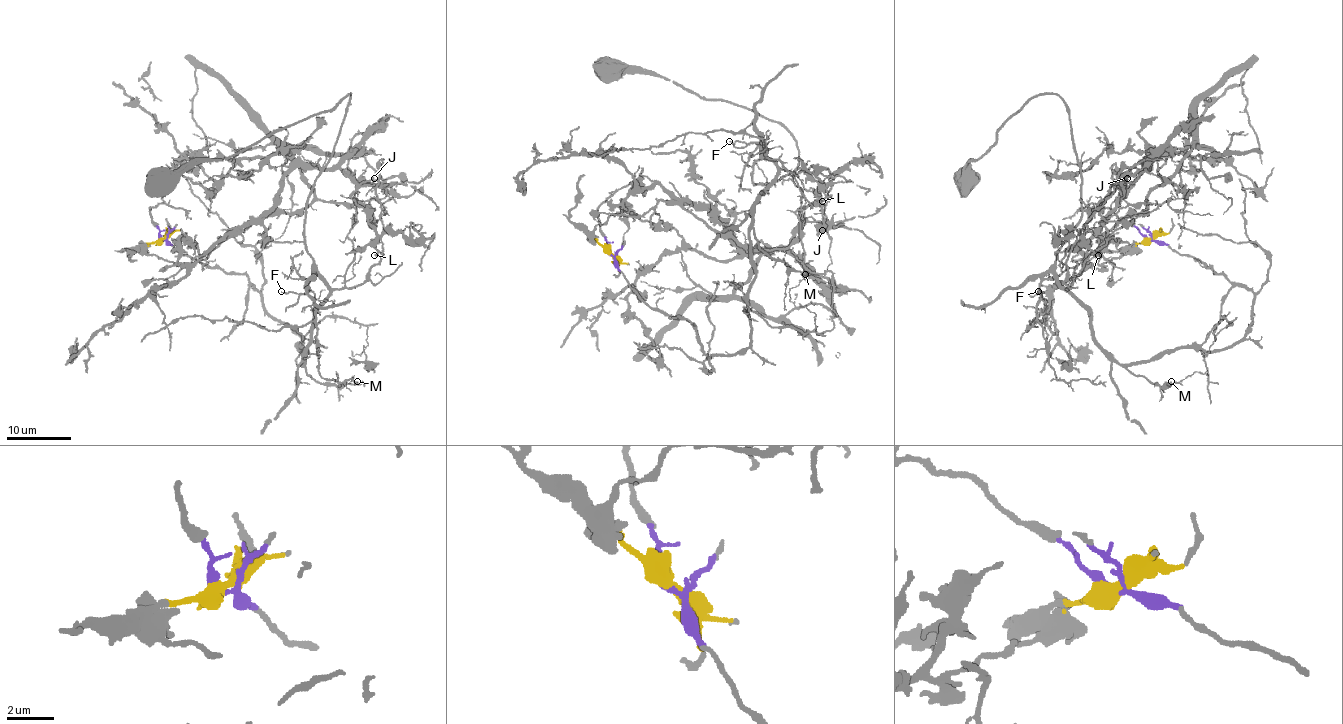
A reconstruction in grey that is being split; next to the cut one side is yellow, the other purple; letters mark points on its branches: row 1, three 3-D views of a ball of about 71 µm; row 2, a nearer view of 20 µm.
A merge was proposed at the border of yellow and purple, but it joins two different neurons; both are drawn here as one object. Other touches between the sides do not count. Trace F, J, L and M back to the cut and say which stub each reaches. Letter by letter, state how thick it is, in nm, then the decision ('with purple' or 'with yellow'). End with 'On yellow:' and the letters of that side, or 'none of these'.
F: 130 nm | with purple
J: 120 nm | with yellow
L: 140 nm | with yellow
M: 200 nm | with purple
On yellow: J, L

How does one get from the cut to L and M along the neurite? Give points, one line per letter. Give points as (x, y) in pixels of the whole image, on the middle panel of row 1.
L: (611, 253), (594, 227), (656, 183), (707, 224), (765, 250), (799, 235), (799, 211), (824, 187), (822, 201)
M: (609, 253), (646, 304), (690, 323), (710, 357), (736, 356), (750, 343), (752, 229), (770, 257), (806, 274)

